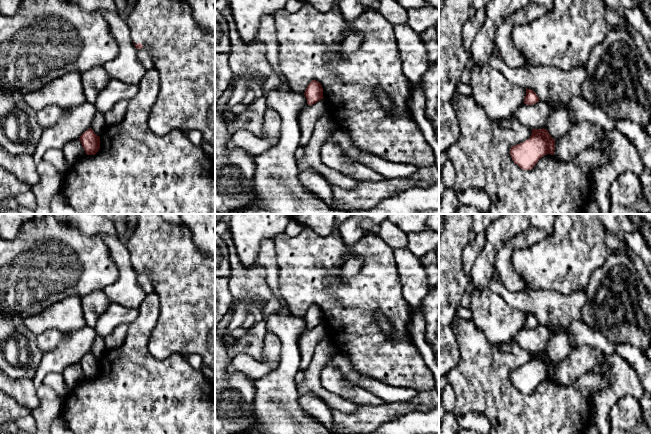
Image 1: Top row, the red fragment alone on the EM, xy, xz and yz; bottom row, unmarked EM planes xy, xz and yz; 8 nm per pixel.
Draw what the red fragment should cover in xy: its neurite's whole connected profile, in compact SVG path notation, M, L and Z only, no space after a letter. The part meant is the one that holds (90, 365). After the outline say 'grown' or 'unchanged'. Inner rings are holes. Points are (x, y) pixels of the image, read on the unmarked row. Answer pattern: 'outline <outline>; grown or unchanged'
outline M90 352L79 362L87 379L95 379L100 373L100 361Z; unchanged

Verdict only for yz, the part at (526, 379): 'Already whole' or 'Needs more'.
Already whole

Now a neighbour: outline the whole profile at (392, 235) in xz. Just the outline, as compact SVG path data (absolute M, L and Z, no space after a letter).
M388 220L380 224L377 236L392 249L407 249L407 233Z

